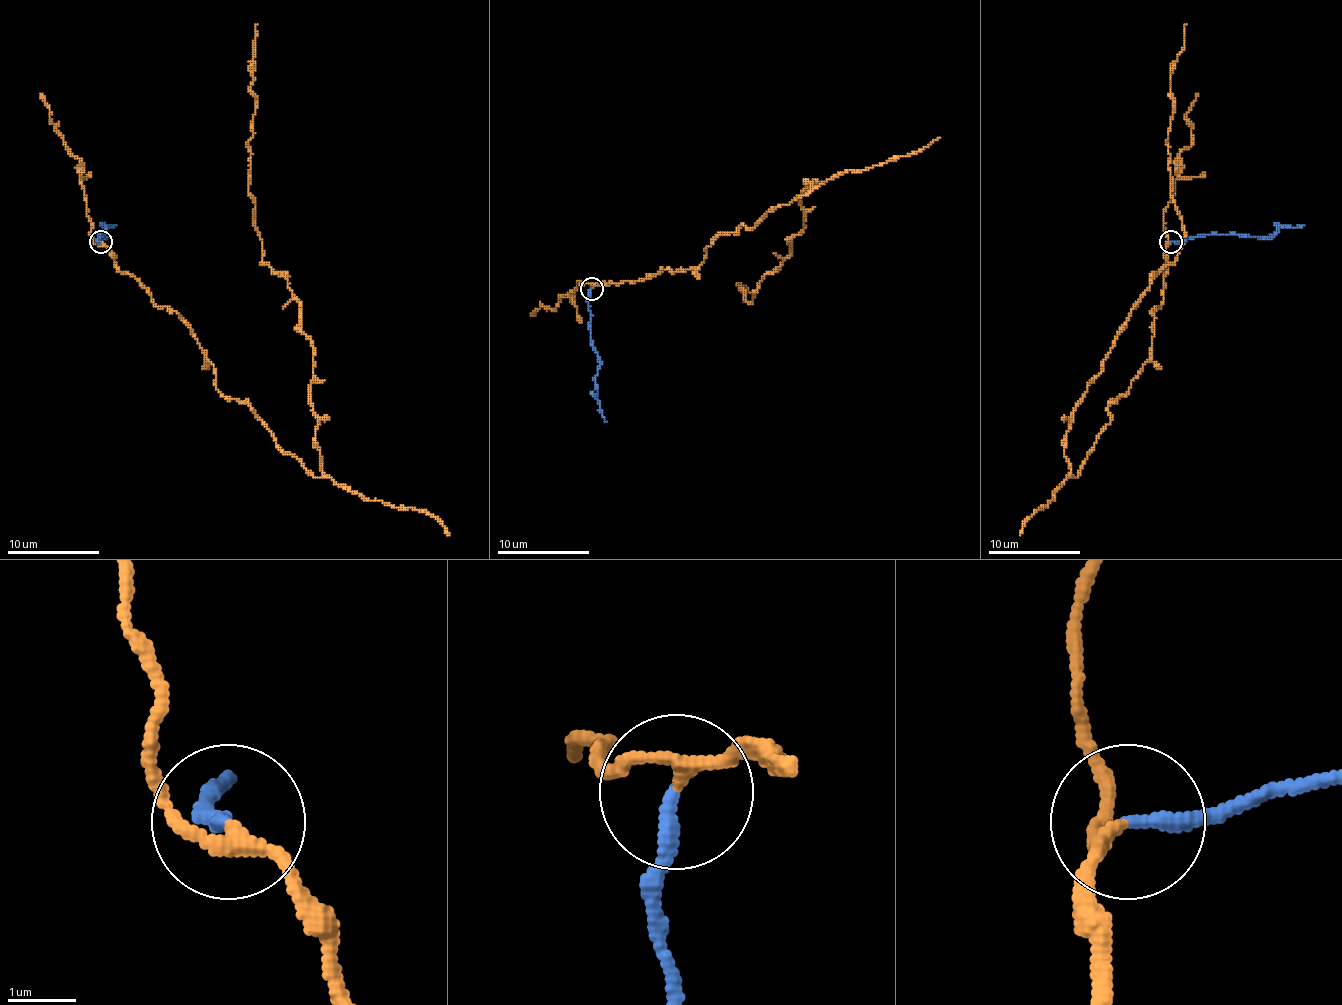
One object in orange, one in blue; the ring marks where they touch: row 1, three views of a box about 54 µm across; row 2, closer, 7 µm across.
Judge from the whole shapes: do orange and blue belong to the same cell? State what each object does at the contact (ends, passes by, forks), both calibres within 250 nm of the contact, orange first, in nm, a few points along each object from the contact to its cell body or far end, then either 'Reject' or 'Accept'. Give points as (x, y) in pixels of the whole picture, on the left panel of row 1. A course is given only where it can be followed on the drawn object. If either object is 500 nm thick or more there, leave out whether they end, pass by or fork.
At the ring orange passes by. At the ring blue ends. Thickness 170 nm (orange) against 200 nm. Course of orange: (100, 241), (190, 329), (216, 387), (322, 475), (310, 341), (287, 281), (262, 260), (248, 191), (257, 24). Course of blue: (100, 241), (100, 234), (109, 237), (105, 237), (107, 227), (116, 225). Reject

